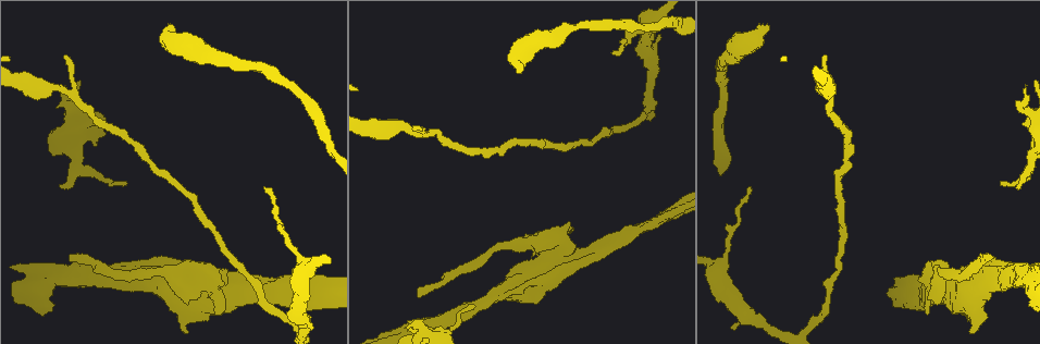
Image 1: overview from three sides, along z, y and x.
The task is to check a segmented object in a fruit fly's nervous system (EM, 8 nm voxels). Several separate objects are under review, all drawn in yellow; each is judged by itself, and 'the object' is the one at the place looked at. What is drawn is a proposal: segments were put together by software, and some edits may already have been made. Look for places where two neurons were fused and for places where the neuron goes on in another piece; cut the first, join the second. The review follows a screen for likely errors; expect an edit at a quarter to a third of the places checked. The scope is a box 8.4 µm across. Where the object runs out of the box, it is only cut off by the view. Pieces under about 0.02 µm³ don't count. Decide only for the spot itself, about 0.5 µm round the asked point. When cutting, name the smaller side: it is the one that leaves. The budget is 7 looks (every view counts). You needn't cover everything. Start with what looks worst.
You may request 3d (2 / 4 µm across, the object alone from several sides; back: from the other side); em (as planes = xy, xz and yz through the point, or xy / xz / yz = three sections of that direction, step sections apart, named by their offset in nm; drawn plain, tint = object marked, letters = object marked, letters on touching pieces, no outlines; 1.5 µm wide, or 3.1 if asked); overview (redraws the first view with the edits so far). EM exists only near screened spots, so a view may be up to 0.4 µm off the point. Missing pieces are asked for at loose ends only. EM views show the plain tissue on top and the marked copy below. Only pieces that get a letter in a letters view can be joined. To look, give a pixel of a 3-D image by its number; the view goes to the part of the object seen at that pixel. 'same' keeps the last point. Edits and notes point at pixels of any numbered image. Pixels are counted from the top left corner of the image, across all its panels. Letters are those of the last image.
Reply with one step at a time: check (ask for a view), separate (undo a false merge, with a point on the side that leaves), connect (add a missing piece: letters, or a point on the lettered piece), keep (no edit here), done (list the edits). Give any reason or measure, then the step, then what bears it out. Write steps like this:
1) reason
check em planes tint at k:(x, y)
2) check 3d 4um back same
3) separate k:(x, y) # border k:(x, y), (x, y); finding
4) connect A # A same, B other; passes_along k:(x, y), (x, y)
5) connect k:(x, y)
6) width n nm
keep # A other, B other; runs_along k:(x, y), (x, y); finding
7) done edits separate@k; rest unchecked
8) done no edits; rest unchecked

tapers out
check em xy step 8 letters at 1:(71, 257)

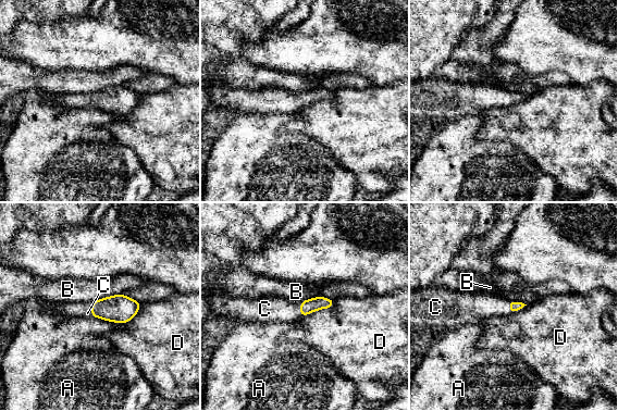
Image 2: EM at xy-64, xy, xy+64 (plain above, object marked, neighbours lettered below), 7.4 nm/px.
another direction
check em planes letters same

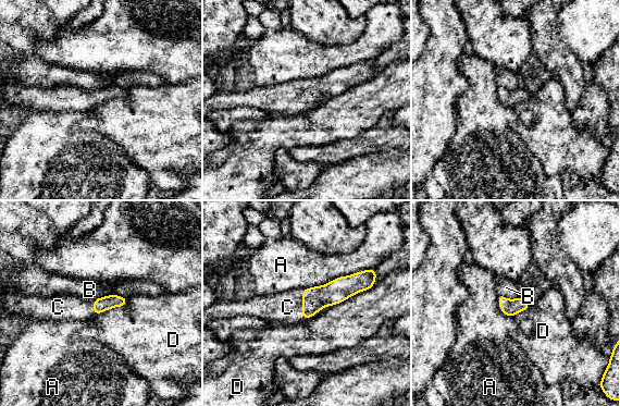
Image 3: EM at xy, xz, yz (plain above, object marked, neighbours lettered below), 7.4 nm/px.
width 110 nm; longest_contact D 600 nm
connect C # A other, B other, C same, D other; the neuron continues

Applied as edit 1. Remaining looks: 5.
an open end
check 3d 2um at 1:(1019, 186)

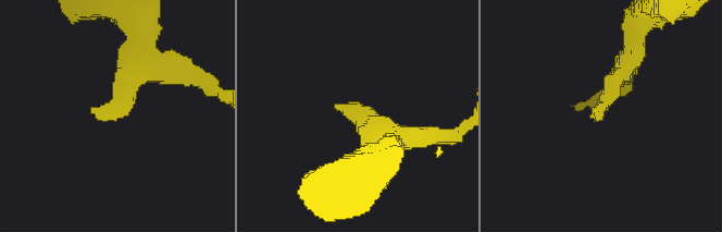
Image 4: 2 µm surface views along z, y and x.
check em xy step 8 tint at 4:(94, 113)

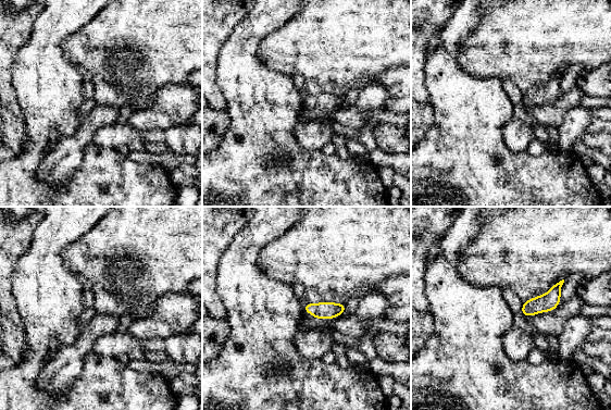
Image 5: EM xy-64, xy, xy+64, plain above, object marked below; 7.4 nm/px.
cut it another way
check em planes letters same

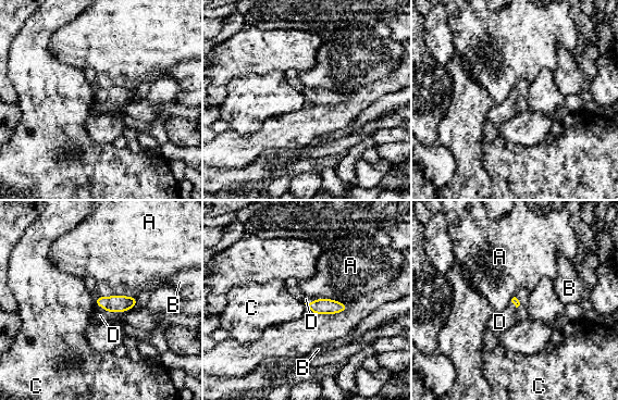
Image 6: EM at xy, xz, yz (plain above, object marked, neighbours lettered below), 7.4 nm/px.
connect D # A other, B other, C other, D same; passes_along 6:(121, 303), (108, 311), (100, 315); it goes on there

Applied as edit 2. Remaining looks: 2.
check 3d 2um at 1:(765, 26)

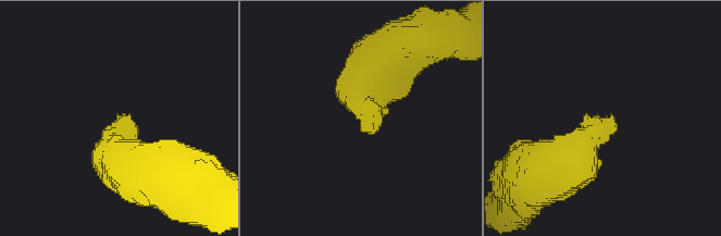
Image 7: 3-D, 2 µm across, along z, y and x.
check em planes letters at 7:(613, 117)

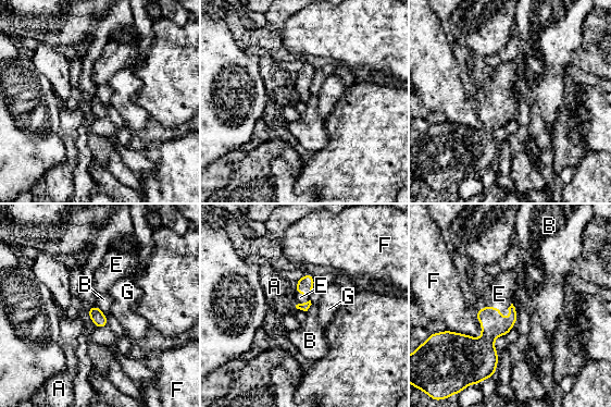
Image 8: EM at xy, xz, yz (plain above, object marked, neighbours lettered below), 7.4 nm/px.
connect E # A other, B other, E same, F other, G other; the neuron continues

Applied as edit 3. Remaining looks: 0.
done edits connect@3, connect@6, connect@8; rest unchecked

